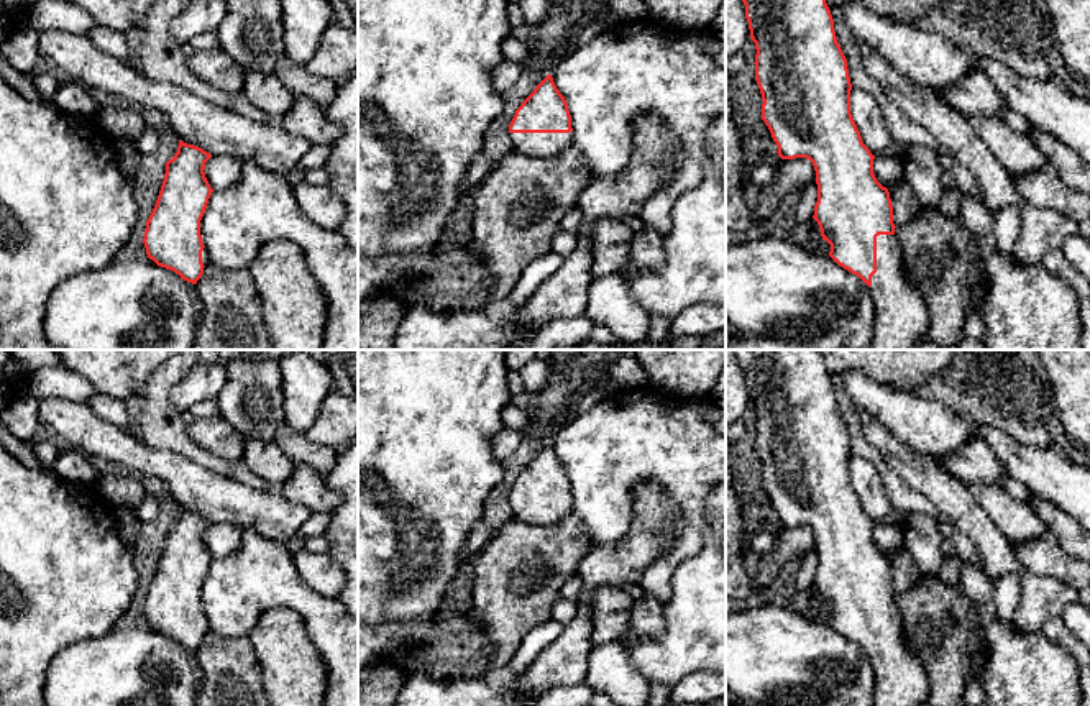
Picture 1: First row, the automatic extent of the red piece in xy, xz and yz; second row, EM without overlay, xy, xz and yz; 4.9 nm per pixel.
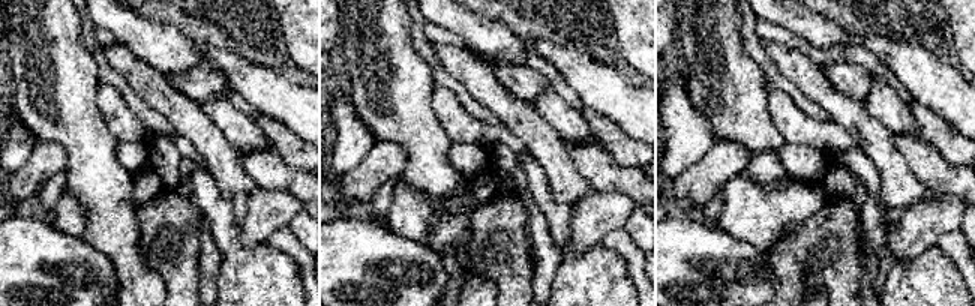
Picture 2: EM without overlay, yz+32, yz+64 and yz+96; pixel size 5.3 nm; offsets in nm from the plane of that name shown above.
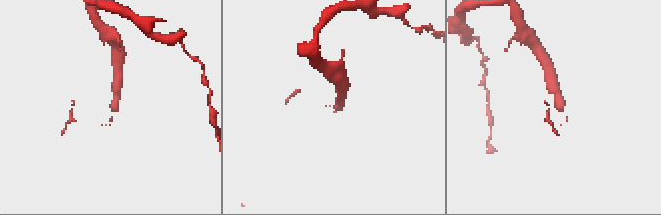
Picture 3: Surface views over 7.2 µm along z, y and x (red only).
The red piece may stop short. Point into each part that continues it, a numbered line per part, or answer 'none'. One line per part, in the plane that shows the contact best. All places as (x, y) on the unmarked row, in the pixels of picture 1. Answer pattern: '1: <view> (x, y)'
1: yz (902, 680)

